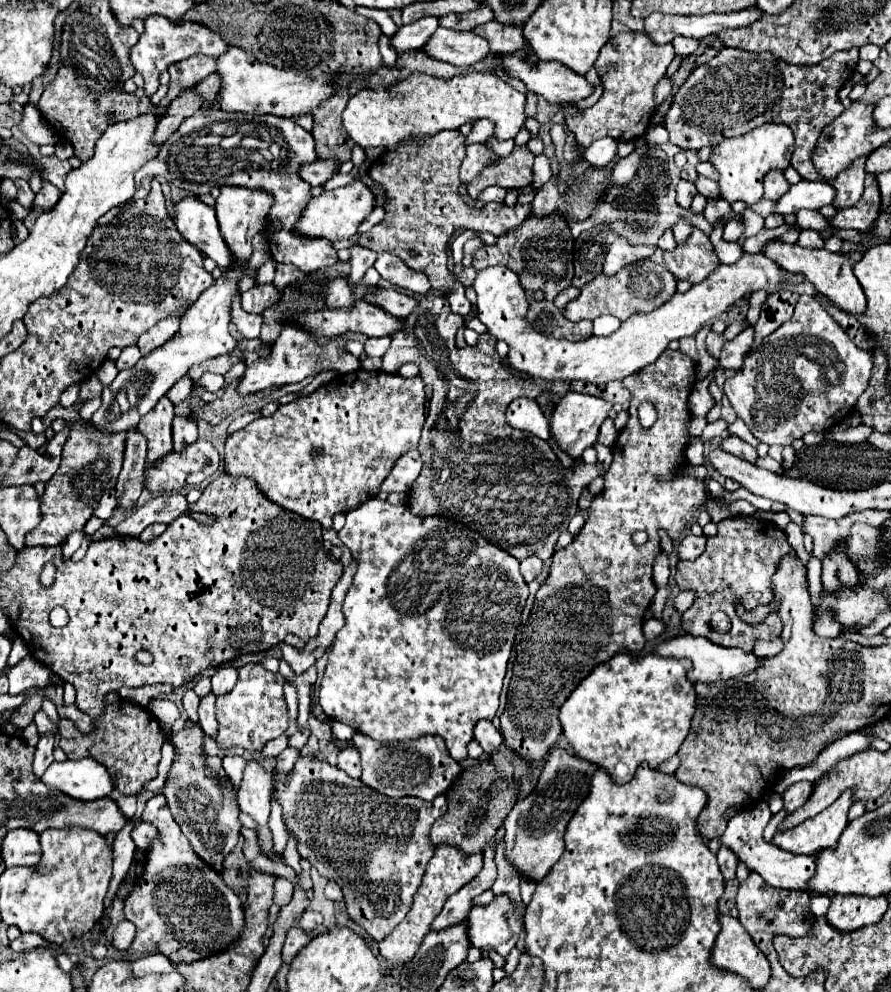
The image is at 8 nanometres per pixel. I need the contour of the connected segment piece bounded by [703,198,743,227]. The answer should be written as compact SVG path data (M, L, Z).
M710 198L707 201L703 213L712 227L716 224L717 220L721 218L725 220L725 223L733 219L743 221L742 215L736 215L730 207L731 205L723 199Z

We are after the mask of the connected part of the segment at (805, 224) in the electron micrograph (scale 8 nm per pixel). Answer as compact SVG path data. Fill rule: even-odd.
M803 209L803 211L799 211L797 215L797 225L801 227L801 229L813 229L813 231L823 231L827 225L827 219L819 213L819 211L807 211L807 209Z

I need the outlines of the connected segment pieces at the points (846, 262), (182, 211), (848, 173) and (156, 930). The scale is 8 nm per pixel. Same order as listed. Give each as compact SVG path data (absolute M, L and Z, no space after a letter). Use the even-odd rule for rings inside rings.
M769 241L765 255L775 261L777 265L781 265L783 269L787 269L789 273L803 273L817 291L821 291L823 295L827 295L839 309L847 311L847 313L863 313L867 307L865 301L865 293L857 281L857 277L853 275L853 263L859 261L861 253L849 253L849 255L841 255L841 253L831 253L825 249L803 249L799 245L785 245L781 241Z
M185 197L183 201L175 203L175 207L177 231L219 267L233 267L235 257L231 257L231 249L227 249L227 243L221 237L215 211L201 203L197 197Z
M859 157L855 159L845 171L841 171L837 177L827 179L829 185L833 185L833 189L837 191L833 207L835 209L849 209L853 207L859 197L863 195L863 179L865 179L865 159L867 157Z
M153 795L147 801L141 819L151 823L157 829L159 837L153 841L151 849L147 849L145 869L143 869L141 877L135 881L133 891L125 899L125 907L123 907L125 919L131 921L137 927L137 935L135 935L131 947L127 949L127 953L135 955L135 957L143 957L143 955L151 955L151 953L163 953L173 963L193 963L193 961L199 961L199 959L203 959L203 957L207 957L211 953L223 951L243 931L243 903L223 883L221 875L215 873L191 849L191 843L181 833L179 825L173 821L171 811L169 811L167 801L163 799L163 795Z

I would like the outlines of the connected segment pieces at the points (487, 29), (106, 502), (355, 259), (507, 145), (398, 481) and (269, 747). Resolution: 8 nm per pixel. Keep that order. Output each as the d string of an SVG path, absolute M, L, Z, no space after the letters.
M489 21L475 29L477 35L489 41L491 53L513 53L523 49L523 31L519 25L503 25L499 21Z
M109 489L107 493L103 493L103 497L101 497L99 505L95 507L95 517L99 517L99 519L101 519L103 523L107 523L107 521L111 519L111 515L113 515L115 507L117 507L117 497L115 497L115 489Z
M353 245L351 249L351 275L349 275L349 285L359 283L359 279L365 275L365 271L369 267L373 267L373 263L377 261L377 253L371 249L363 249L359 245Z
M489 139L489 141L491 141L491 149L493 149L493 153L499 155L499 157L509 155L509 153L513 151L513 147L515 147L513 141L501 141L501 143L497 143L495 139Z
M413 449L413 451L407 451L403 453L397 461L395 461L395 467L391 469L389 477L383 481L381 485L381 493L387 495L387 493L403 493L403 491L409 491L413 481L419 477L419 471L421 471L421 457L419 457L419 451Z
M281 735L281 737L277 737L277 739L273 739L273 741L269 741L265 747L263 747L263 751L261 751L261 757L265 757L265 759L269 759L269 757L277 757L285 747L289 745L289 735Z

